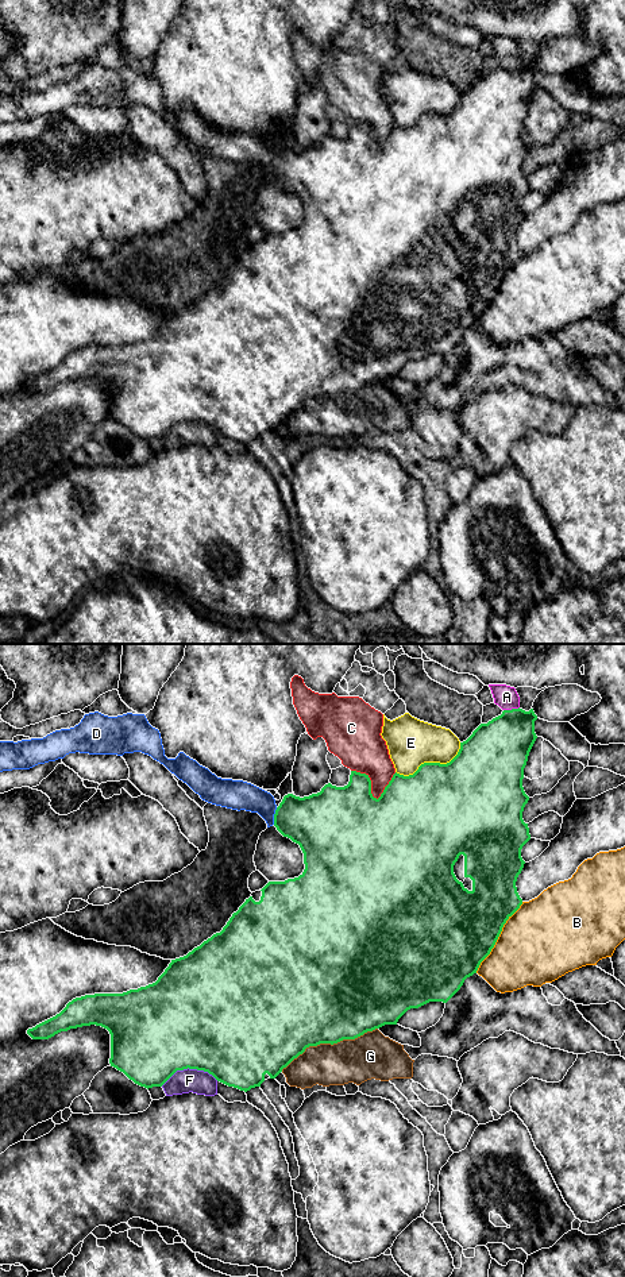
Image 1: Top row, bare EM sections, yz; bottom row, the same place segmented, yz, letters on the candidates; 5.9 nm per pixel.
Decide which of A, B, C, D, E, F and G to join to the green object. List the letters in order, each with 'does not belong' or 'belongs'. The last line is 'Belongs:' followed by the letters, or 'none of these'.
A: does not belong
B: does not belong
C: does not belong
D: belongs
E: does not belong
F: does not belong
G: does not belong
Belongs: D

